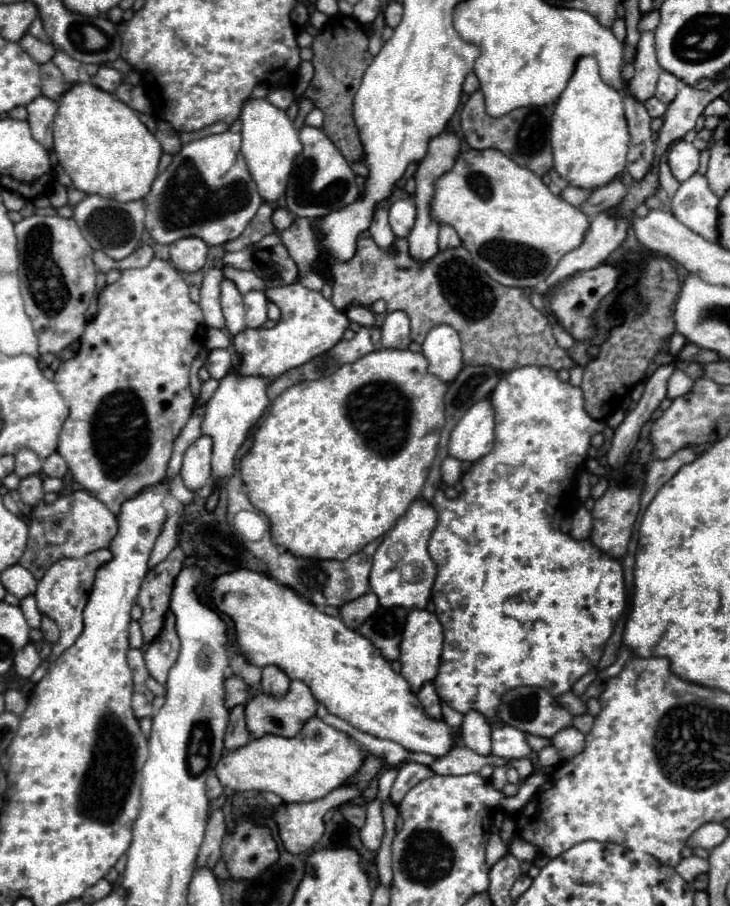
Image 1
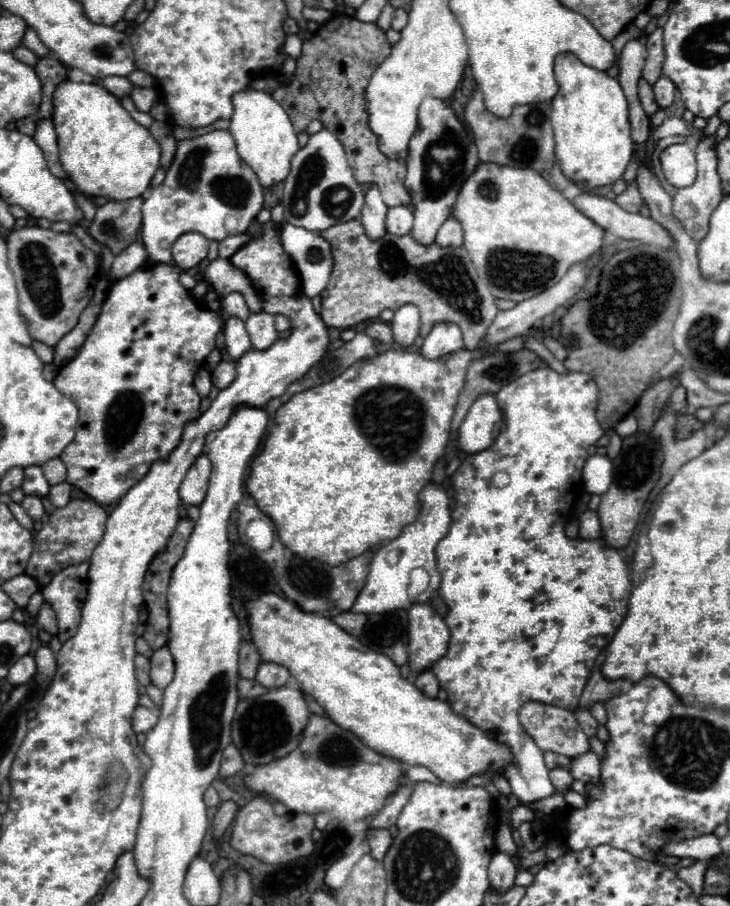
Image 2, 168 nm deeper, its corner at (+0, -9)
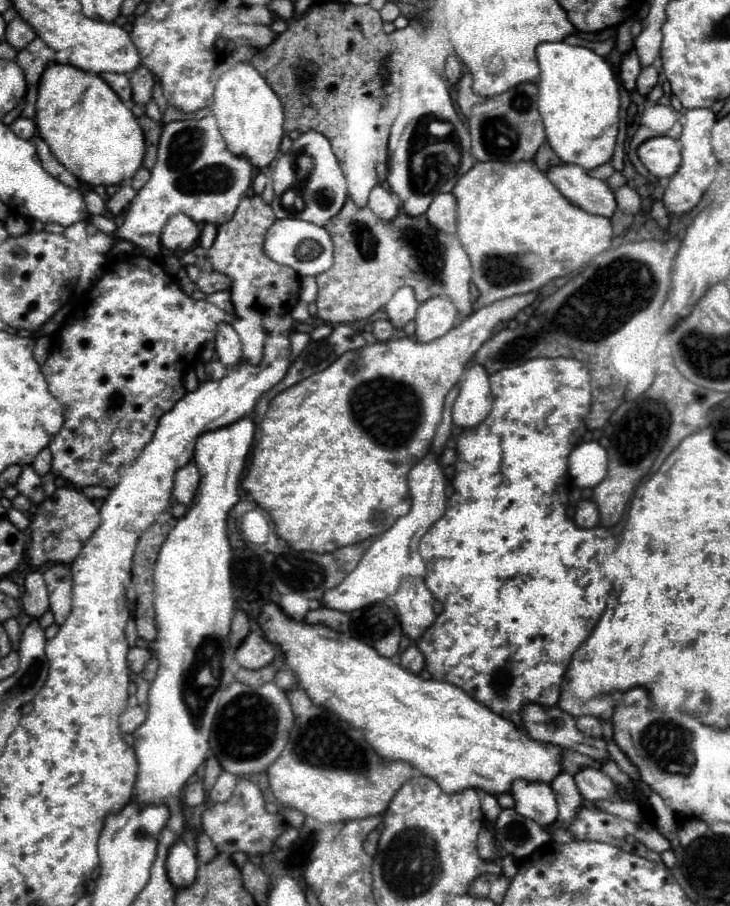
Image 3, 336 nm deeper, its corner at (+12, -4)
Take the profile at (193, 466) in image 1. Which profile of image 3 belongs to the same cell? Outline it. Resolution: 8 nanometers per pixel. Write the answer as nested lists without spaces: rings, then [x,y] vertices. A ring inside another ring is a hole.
[[[192,461],[186,467],[178,469],[174,475],[174,499],[188,507],[196,495],[198,483],[200,483],[200,471]]]

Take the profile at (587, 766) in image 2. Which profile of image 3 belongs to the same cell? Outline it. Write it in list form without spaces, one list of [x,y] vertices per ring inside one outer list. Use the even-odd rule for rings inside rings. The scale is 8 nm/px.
[[[586,767],[576,777],[576,785],[586,801],[622,801],[616,783],[600,769]]]

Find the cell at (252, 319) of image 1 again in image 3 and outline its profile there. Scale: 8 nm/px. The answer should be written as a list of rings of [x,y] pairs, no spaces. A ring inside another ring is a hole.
[[[236,319],[232,323],[232,327],[238,331],[238,335],[242,339],[242,353],[244,353],[246,363],[260,365],[264,341],[266,341],[266,333],[262,331],[262,327],[254,321],[244,321],[244,319]]]

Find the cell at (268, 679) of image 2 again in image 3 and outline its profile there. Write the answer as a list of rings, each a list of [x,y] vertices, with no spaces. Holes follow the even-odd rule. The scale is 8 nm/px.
[[[252,631],[236,649],[236,661],[246,669],[260,669],[276,657],[278,649],[260,633]]]

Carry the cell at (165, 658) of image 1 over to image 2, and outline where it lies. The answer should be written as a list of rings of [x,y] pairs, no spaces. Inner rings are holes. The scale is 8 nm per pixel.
[[[164,646],[150,658],[150,681],[154,686],[164,689],[172,682],[175,673],[175,663],[167,646]]]

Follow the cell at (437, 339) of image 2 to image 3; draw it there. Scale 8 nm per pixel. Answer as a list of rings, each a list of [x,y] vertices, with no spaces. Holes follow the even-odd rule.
[[[436,295],[424,301],[416,313],[416,339],[426,343],[442,337],[454,327],[458,309],[450,297]]]

